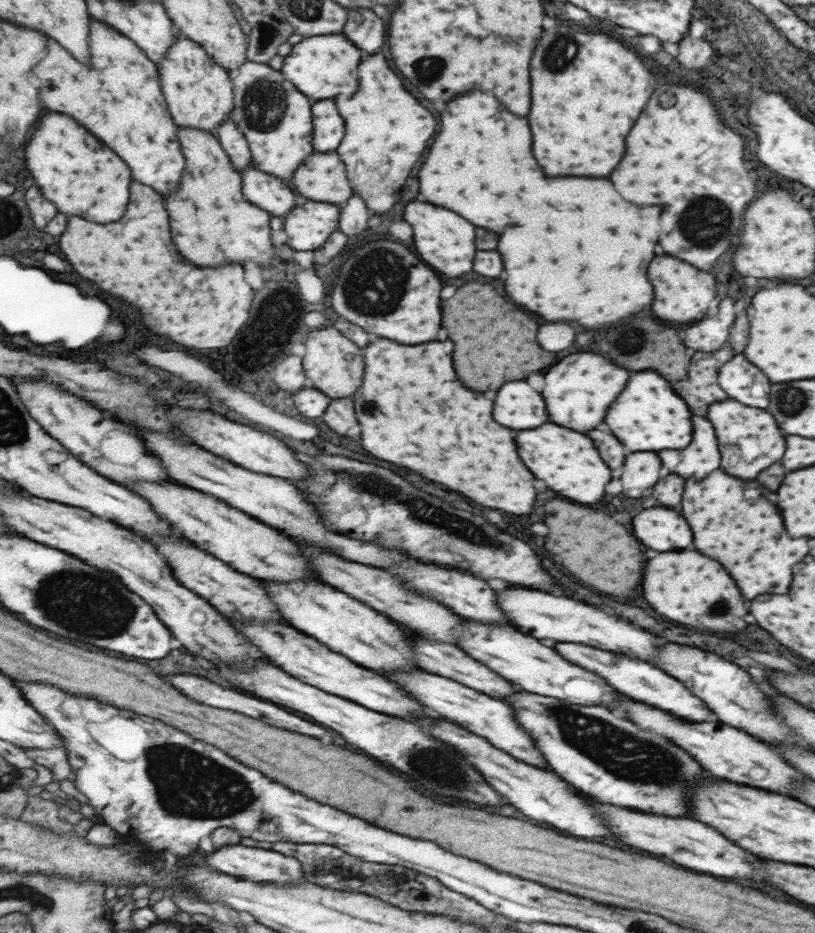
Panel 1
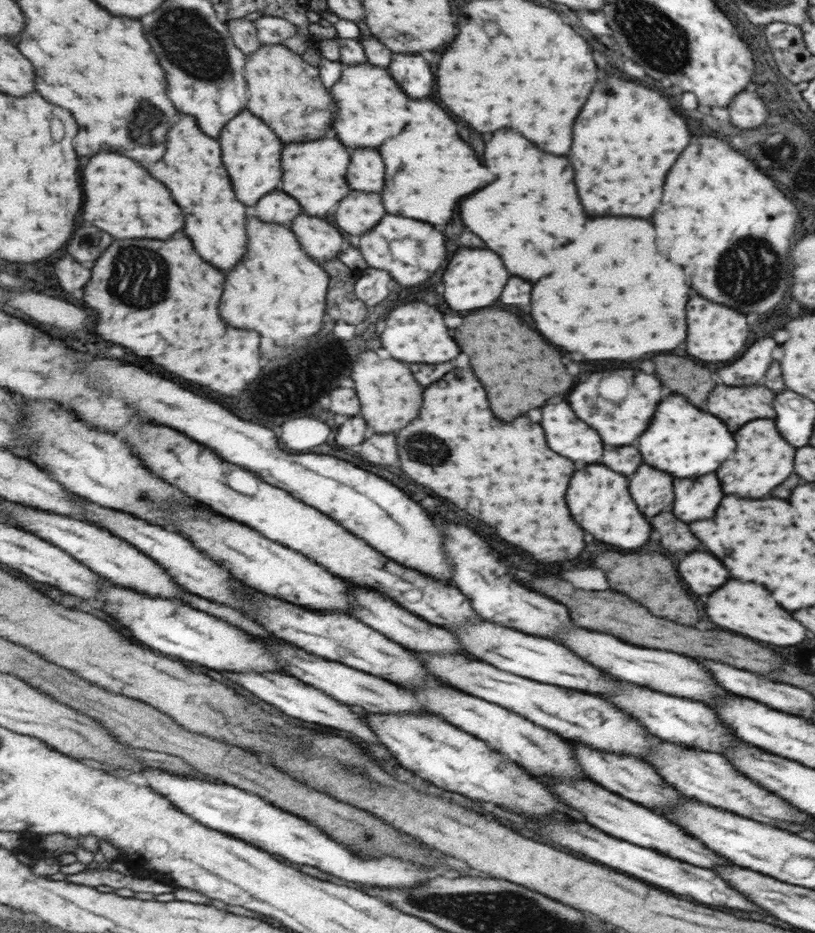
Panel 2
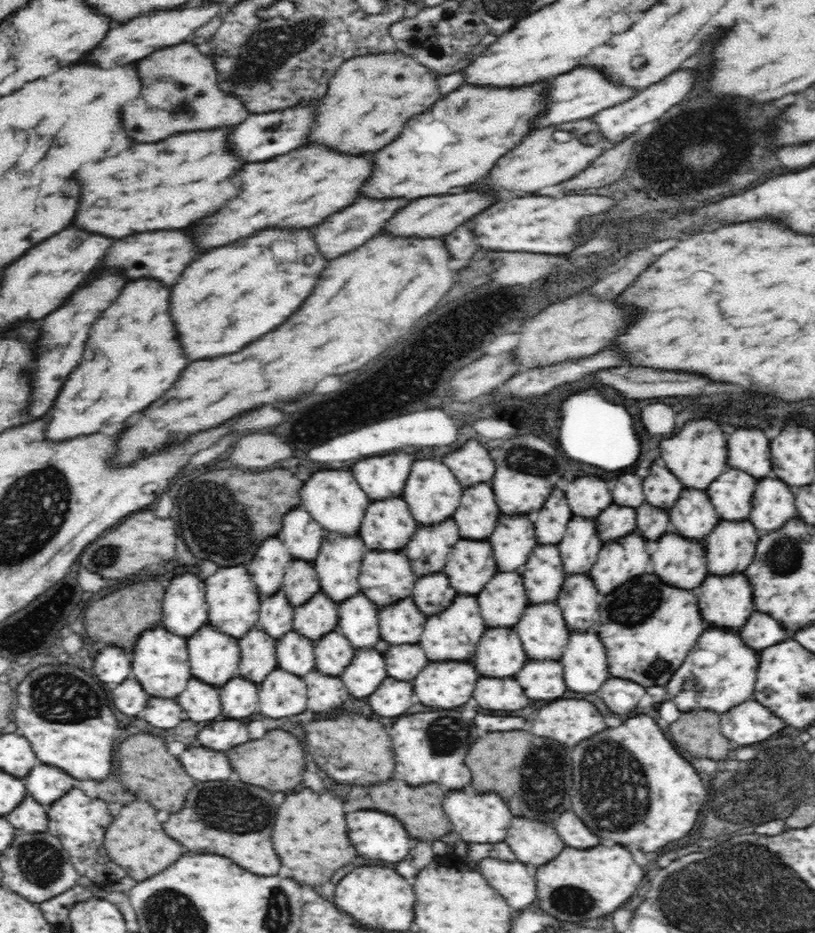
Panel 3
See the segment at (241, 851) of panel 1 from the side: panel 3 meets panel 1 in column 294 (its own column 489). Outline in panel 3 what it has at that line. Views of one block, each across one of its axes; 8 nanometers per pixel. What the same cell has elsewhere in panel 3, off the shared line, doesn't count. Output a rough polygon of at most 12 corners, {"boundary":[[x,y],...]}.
{"boundary":[[482,858],[478,870],[514,910],[536,900],[524,862]]}

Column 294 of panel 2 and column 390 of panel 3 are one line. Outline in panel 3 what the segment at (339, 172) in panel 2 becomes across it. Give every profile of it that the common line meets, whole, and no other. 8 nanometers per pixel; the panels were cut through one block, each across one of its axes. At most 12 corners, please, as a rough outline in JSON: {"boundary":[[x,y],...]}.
{"boundary":[[464,82],[376,154],[368,196],[448,194],[544,126],[556,86]]}

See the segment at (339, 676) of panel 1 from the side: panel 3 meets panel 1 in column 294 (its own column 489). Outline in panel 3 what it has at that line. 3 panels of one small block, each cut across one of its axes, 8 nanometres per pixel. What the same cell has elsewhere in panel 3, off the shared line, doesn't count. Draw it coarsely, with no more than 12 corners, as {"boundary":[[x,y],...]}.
{"boundary":[[488,628],[474,654],[484,676],[528,660],[514,628]]}

